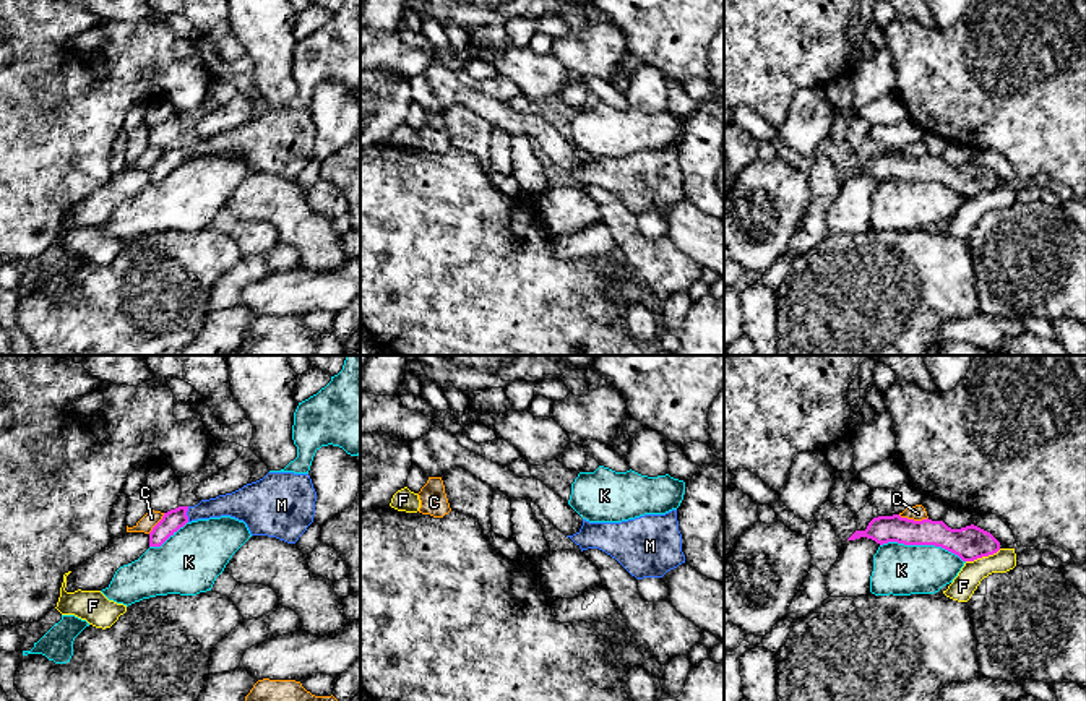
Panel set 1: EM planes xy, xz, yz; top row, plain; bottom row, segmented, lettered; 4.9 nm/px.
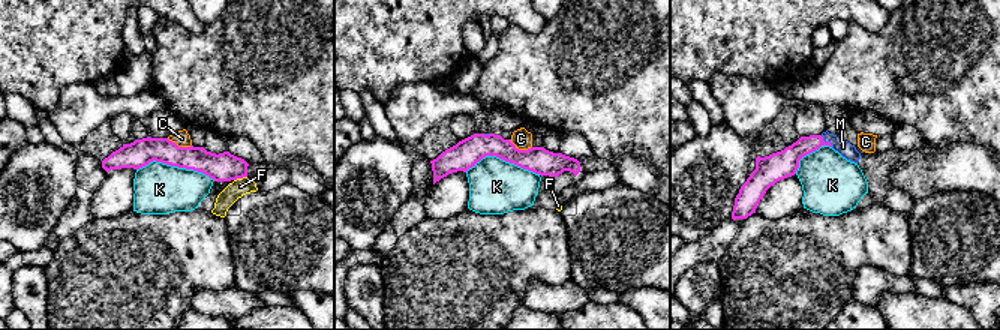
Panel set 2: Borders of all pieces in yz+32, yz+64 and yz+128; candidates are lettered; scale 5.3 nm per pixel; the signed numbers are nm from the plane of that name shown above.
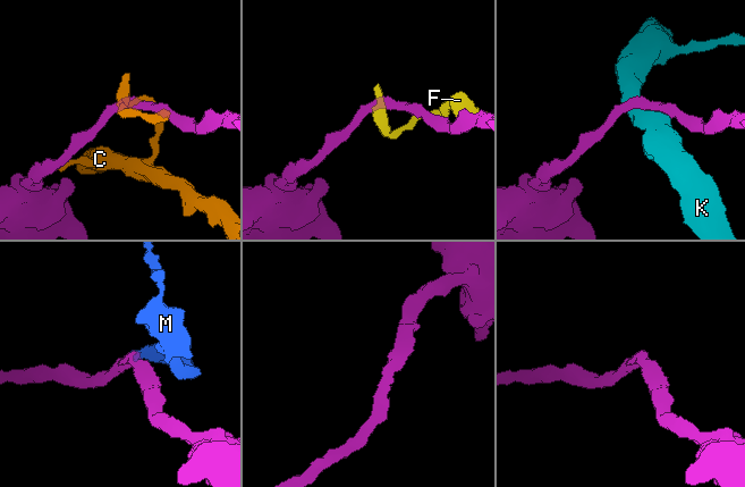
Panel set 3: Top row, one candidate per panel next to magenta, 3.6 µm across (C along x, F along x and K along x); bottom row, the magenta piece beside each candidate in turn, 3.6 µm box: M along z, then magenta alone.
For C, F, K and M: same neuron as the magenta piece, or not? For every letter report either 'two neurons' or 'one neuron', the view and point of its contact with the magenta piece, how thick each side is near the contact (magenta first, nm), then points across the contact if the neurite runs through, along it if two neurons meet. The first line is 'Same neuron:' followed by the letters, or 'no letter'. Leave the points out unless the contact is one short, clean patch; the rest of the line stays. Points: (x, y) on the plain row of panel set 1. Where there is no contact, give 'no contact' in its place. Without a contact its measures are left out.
Same neuron: M
C: two neurons; contact yz (913, 156); calibres 140 and 80 nm; border yz (898, 151), (908, 156), (927, 154)
F: two neurons; contact yz (982, 192); calibres 170 and 120 nm
K: two neurons; contact yz (922, 180); calibres 170 and 260 nm
M: one neuron; contact xy (185, 151); calibres 100 and 120 nm; way xy (174, 156), (185, 151), (221, 141), (234, 141)

